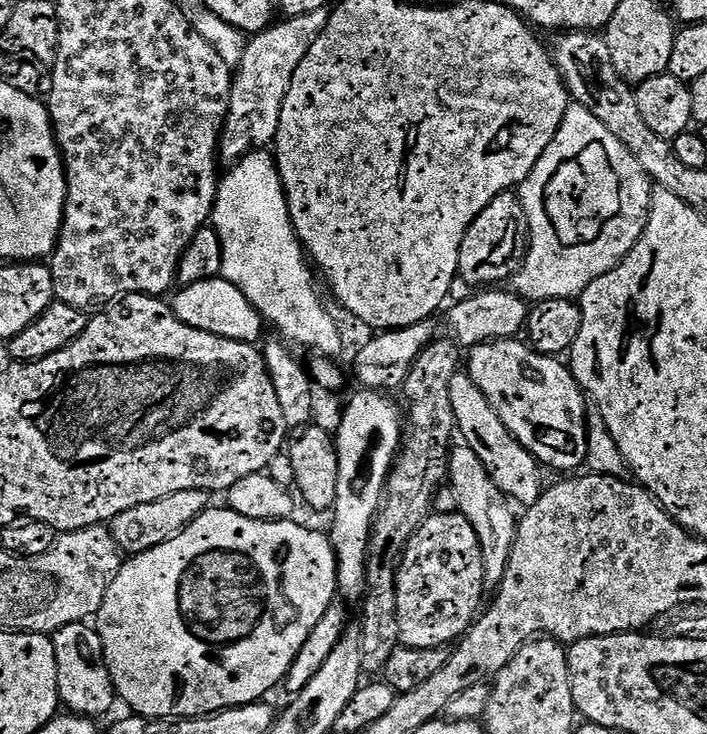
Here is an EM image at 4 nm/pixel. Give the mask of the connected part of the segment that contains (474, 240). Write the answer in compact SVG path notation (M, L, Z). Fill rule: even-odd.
M515 191L498 194L464 232L460 243L459 279L468 284L490 286L495 279L511 277L526 250L527 235L528 219L519 195Z

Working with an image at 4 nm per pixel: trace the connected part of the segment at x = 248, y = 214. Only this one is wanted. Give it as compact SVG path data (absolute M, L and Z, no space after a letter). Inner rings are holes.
M268 150L247 152L241 160L235 161L231 168L232 173L225 180L223 177L219 181L216 205L212 207L210 217L211 227L216 227L214 235L220 240L219 275L234 286L238 286L238 290L253 304L261 317L285 336L285 341L293 340L296 344L316 348L312 350L322 356L339 357L339 352L344 348L344 340L340 337L339 326L324 310L312 286L312 274L306 268L306 253L296 237L296 231L292 229L288 199L284 197L284 184L280 180L279 172L276 171L273 153Z

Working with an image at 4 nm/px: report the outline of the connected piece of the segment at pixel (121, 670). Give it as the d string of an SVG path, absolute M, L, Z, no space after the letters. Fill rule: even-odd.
M227 506L209 507L207 512L197 517L192 524L186 526L184 530L179 532L172 540L167 540L162 546L154 546L145 552L139 552L138 555L125 559L121 563L118 571L113 575L112 579L108 581L108 589L102 598L102 604L99 612L96 613L94 620L98 625L100 634L100 648L104 651L104 661L112 675L112 684L116 687L117 697L121 701L124 700L132 707L133 713L139 714L145 718L195 718L198 716L207 716L213 712L223 712L226 708L241 708L243 704L254 704L265 699L264 696L272 687L279 685L284 677L288 675L290 666L296 661L296 655L302 650L302 646L306 642L308 635L314 630L314 626L318 626L318 622L323 615L326 614L329 607L334 604L338 596L338 589L336 586L336 551L332 548L331 539L327 535L324 536L320 532L311 532L308 528L303 528L300 524L295 524L295 519L289 518L286 520L255 520L254 518L246 518L242 514L232 511Z

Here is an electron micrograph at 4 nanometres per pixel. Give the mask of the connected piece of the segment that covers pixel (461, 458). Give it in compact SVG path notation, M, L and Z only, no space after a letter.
M466 446L453 447L448 458L447 483L458 498L459 513L474 526L474 534L478 536L478 546L482 552L482 566L484 583L487 587L499 587L505 576L506 566L509 565L510 550L514 546L516 526L518 523L517 513L512 513L513 505L508 497L494 486L486 466Z

